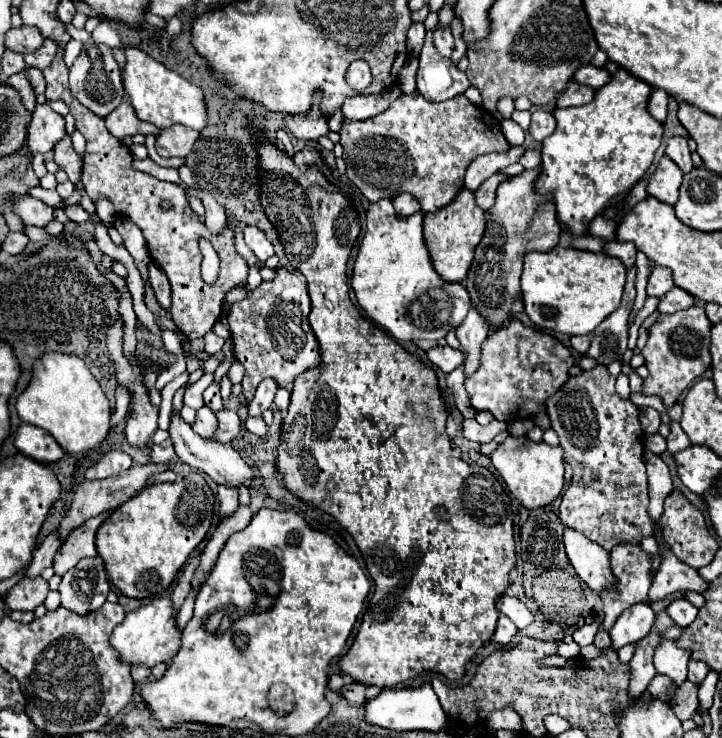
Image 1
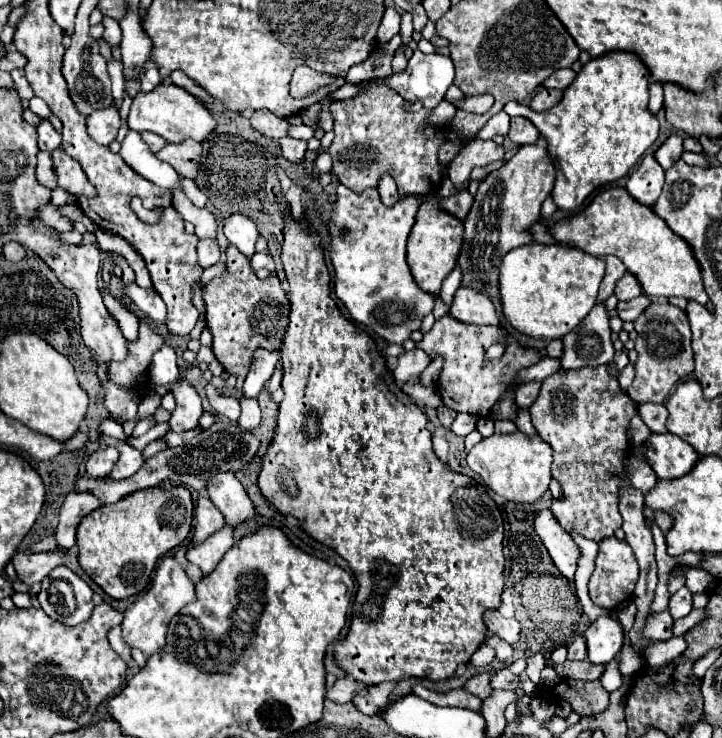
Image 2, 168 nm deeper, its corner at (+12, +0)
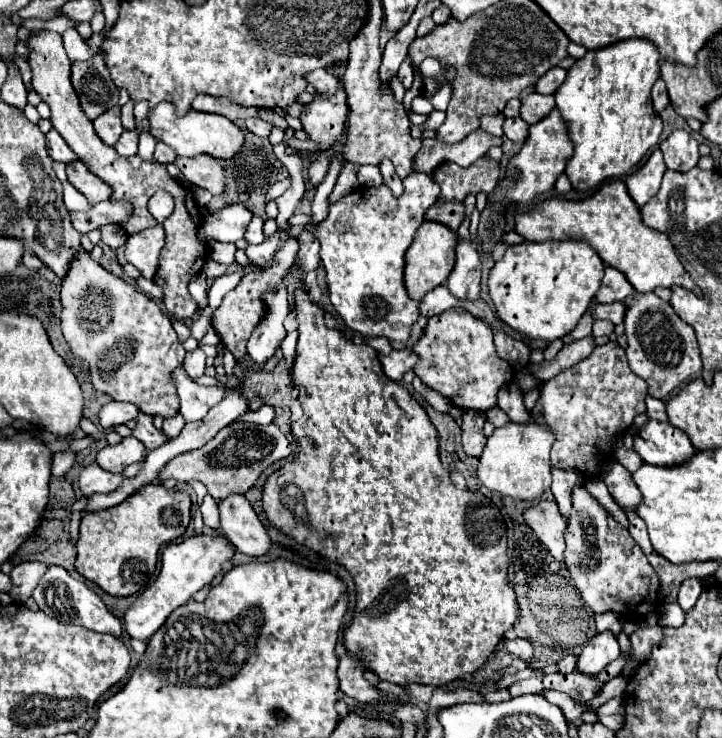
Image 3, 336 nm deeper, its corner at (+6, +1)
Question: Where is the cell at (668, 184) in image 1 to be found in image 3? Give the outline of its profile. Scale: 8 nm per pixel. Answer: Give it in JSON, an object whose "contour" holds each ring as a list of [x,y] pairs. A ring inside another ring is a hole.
{"contour":[[[654,149],[652,155],[648,157],[648,161],[636,173],[626,177],[628,195],[634,199],[634,203],[638,207],[646,205],[656,195],[656,191],[660,189],[664,171],[666,171],[666,165],[662,159],[662,151]]]}

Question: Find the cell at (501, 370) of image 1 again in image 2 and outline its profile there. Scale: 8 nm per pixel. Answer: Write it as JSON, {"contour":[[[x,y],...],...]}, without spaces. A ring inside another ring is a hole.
{"contour":[[[450,314],[442,316],[434,322],[432,330],[424,334],[424,338],[418,342],[418,348],[428,352],[432,358],[436,354],[444,356],[444,368],[440,374],[440,380],[436,384],[444,404],[456,412],[466,412],[476,418],[490,416],[496,402],[502,398],[502,394],[512,388],[512,382],[516,380],[518,372],[522,368],[528,368],[542,360],[540,352],[536,348],[524,348],[520,346],[502,326],[474,326],[454,320]],[[492,342],[504,342],[506,350],[500,360],[484,362],[484,352]]]}

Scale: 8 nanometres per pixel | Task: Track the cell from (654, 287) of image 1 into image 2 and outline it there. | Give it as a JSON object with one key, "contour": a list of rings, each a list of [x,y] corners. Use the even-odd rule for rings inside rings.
{"contour":[[[626,272],[626,276],[622,276],[614,288],[614,294],[618,296],[618,300],[632,300],[636,296],[640,296],[640,284],[636,280],[636,276],[632,276],[630,272]]]}

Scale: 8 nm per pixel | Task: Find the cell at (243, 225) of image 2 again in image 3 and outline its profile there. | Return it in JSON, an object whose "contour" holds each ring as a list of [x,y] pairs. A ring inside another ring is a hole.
{"contour":[[[242,203],[226,205],[224,209],[208,215],[202,223],[202,229],[208,239],[220,243],[236,243],[244,239],[246,225],[250,223],[252,213],[242,207]]]}

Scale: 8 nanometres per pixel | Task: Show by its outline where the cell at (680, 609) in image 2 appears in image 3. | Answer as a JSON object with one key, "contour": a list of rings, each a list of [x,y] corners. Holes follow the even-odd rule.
{"contour":[[[684,579],[682,587],[678,591],[678,603],[684,611],[690,611],[694,603],[698,601],[698,595],[706,589],[704,579]]]}

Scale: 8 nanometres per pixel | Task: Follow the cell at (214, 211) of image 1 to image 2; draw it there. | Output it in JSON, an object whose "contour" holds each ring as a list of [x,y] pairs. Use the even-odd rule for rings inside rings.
{"contour":[[[208,238],[208,240],[200,240],[198,242],[198,262],[200,266],[204,264],[204,268],[216,264],[220,260],[220,246],[218,246],[218,240],[216,238]]]}

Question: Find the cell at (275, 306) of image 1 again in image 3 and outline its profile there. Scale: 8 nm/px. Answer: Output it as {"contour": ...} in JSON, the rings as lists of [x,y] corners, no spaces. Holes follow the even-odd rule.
{"contour":[[[286,229],[284,233],[288,235],[288,237],[286,237],[286,243],[276,251],[274,263],[272,263],[270,267],[266,267],[264,271],[250,271],[250,273],[246,273],[246,275],[240,279],[238,287],[236,287],[234,291],[230,291],[230,293],[224,295],[222,305],[220,305],[220,307],[214,311],[214,315],[212,315],[212,325],[214,325],[214,329],[218,331],[222,343],[226,343],[228,351],[234,355],[236,361],[240,361],[240,359],[246,357],[246,343],[248,343],[248,339],[250,339],[254,327],[256,327],[256,325],[260,323],[260,319],[266,315],[266,307],[264,307],[264,303],[260,301],[260,295],[262,295],[264,291],[274,291],[274,285],[278,285],[278,283],[282,281],[282,275],[286,275],[288,265],[294,263],[294,259],[296,259],[298,241],[296,241],[296,237],[294,237],[288,229]]]}

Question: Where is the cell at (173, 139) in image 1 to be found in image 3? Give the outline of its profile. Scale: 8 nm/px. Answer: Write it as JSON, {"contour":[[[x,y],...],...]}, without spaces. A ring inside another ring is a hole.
{"contour":[[[198,155],[198,157],[178,157],[176,165],[184,173],[186,181],[190,181],[196,187],[202,187],[210,191],[212,195],[220,195],[226,189],[226,175],[222,165],[210,157],[210,155]]]}

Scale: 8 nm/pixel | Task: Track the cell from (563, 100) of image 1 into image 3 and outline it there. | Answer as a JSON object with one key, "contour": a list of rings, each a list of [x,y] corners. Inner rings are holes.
{"contour":[[[530,93],[528,97],[520,99],[522,101],[522,107],[520,107],[520,117],[532,125],[532,123],[538,123],[540,119],[544,119],[552,107],[556,105],[554,103],[554,95],[540,95],[540,93]]]}

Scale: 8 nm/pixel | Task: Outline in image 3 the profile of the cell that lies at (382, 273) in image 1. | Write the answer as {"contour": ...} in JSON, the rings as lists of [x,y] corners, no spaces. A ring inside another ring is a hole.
{"contour":[[[410,173],[404,179],[404,195],[398,199],[386,185],[362,187],[334,203],[326,221],[314,229],[322,245],[320,257],[326,269],[330,301],[348,329],[366,337],[386,337],[404,343],[408,341],[410,327],[416,323],[420,313],[418,301],[412,301],[404,287],[404,253],[410,247],[416,229],[424,221],[424,211],[436,203],[438,191],[438,185],[426,173]]]}

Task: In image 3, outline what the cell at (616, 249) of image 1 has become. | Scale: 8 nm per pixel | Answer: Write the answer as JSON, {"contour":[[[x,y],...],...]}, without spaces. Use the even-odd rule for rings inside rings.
{"contour":[[[584,313],[584,317],[580,319],[580,323],[578,323],[568,335],[564,335],[562,341],[564,341],[564,343],[570,343],[570,339],[582,339],[582,337],[590,335],[590,333],[592,333],[592,323],[594,323],[594,319]]]}

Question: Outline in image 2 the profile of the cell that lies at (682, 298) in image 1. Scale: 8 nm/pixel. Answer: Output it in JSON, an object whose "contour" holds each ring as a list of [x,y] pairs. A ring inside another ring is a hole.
{"contour":[[[638,296],[634,300],[628,302],[618,302],[618,316],[626,322],[626,320],[636,320],[636,316],[640,316],[640,312],[644,312],[644,308],[648,308],[648,304],[652,304],[650,296]]]}

